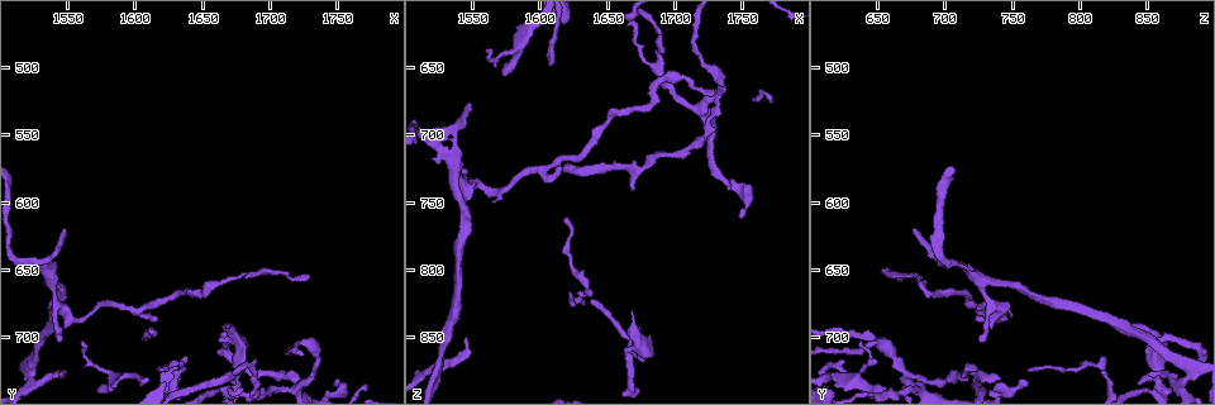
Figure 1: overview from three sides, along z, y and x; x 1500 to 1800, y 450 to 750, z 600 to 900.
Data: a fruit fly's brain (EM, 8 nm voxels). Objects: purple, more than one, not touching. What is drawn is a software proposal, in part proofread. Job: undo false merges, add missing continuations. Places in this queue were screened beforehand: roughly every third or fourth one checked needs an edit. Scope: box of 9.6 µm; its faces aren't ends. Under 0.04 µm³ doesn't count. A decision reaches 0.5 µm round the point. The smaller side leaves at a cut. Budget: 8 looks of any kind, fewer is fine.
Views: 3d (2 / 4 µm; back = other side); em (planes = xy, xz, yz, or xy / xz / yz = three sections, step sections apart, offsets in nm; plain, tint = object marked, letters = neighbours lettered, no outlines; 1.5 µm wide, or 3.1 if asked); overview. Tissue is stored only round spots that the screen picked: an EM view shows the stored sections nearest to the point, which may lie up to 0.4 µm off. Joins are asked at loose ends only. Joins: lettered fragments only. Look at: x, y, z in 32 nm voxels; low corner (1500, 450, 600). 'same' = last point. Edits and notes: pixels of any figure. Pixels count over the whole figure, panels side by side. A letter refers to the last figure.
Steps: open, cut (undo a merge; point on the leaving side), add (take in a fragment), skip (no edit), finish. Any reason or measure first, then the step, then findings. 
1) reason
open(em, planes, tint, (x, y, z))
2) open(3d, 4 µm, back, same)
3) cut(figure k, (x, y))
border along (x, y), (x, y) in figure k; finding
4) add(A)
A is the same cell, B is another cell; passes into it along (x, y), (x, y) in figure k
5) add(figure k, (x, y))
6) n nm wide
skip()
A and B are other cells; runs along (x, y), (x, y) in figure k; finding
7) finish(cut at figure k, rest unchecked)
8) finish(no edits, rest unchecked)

free end
open(em, planes, tint, (1730, 652, 670))

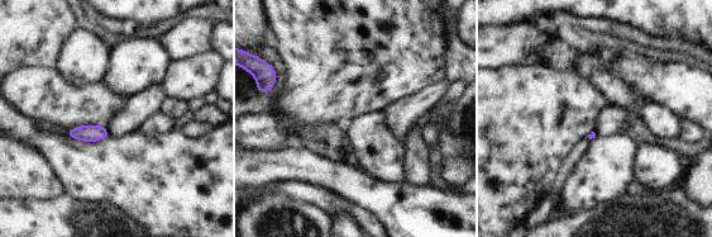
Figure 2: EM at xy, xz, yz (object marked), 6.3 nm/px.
what lies round it
open(em, planes, letters, same)

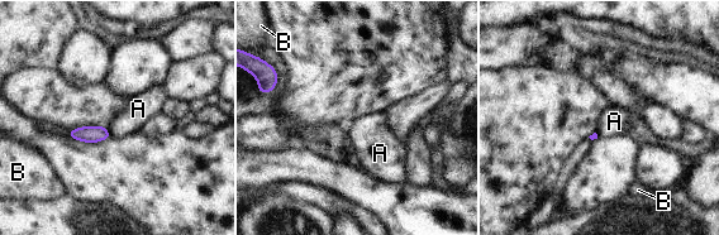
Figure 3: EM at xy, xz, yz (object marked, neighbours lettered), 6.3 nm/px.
skip()
A and B are other cells; border along (105, 128), (112, 137) in figure 3; none of them fits

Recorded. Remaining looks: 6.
narrows sharply
open(em, planes, letters, (1732, 724, 670))

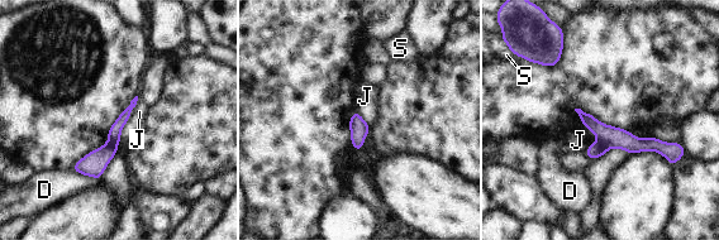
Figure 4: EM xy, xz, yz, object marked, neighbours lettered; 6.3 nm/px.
cut(figure 4, (613, 137))
D, J and S are other cells; border along (598, 140), (609, 148) in figure 4; two neurons meet here

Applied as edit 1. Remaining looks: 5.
open(overview)

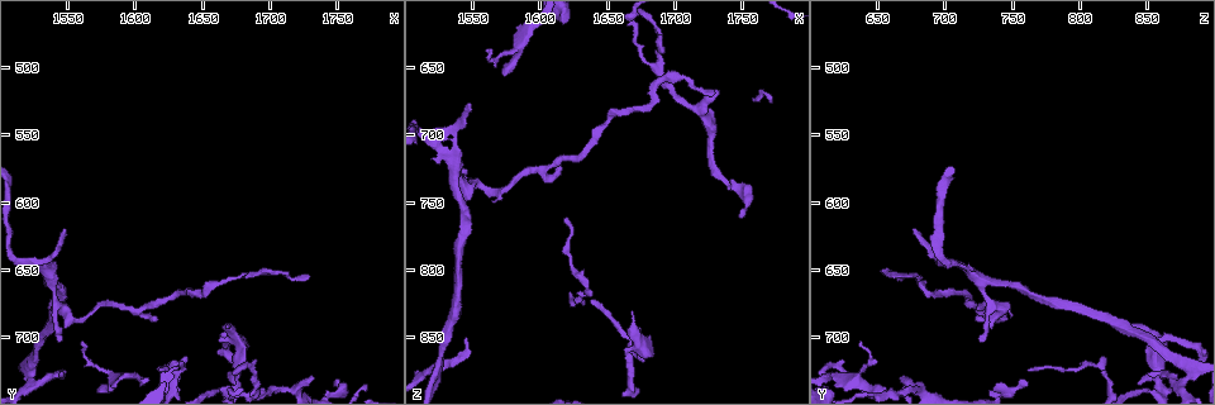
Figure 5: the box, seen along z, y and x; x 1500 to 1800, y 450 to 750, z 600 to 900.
open(em, planes, letters, (1546, 726, 850))

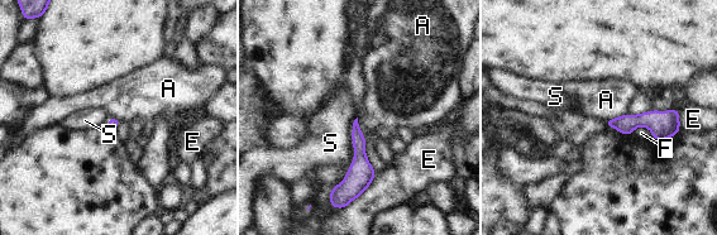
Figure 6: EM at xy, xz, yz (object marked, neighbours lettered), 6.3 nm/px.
S touches over 320 nm
skip()
A, E, F and S are other cells; none of them fits

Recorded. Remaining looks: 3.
finish(cut at figure 4, rest unchecked)

